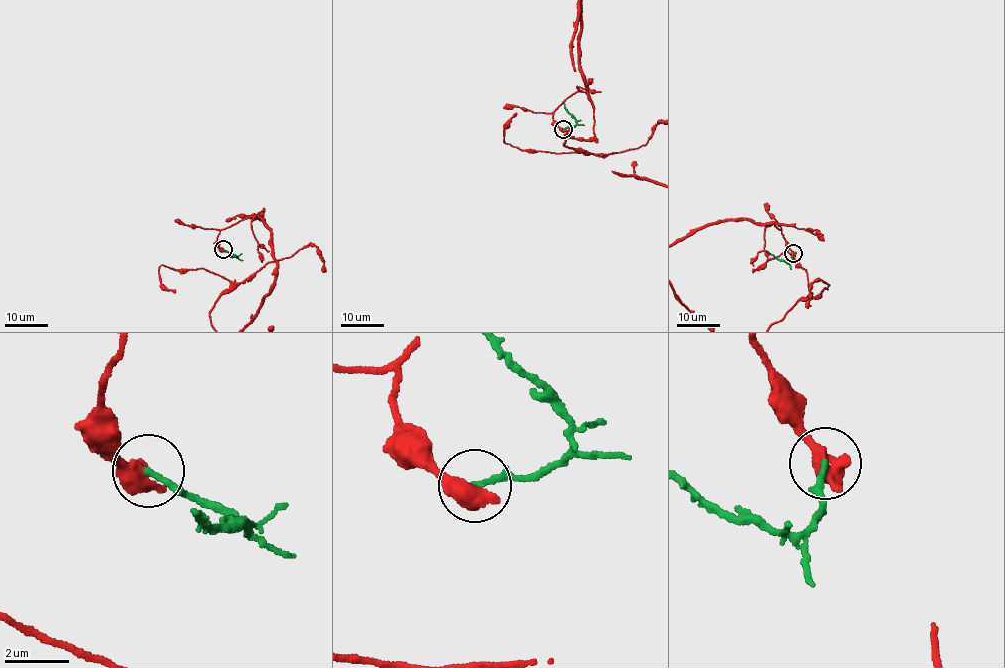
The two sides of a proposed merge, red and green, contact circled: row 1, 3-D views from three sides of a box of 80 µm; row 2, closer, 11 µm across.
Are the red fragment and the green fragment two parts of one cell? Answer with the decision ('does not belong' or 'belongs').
does not belong

